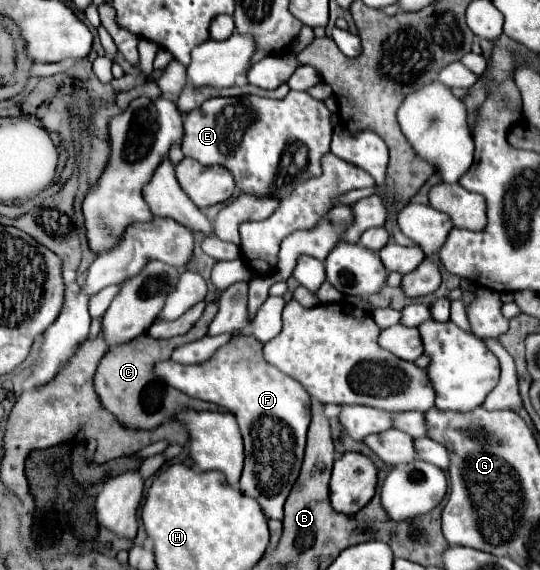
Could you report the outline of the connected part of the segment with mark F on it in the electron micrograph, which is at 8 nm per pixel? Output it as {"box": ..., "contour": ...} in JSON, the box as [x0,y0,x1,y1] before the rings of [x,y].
{"box":[154,333,312,519],"contour":[[[252,333],[234,337],[202,363],[180,365],[174,361],[162,361],[154,365],[154,377],[188,397],[220,405],[236,417],[246,455],[240,491],[256,499],[266,517],[282,519],[284,501],[300,473],[306,431],[310,425],[312,403],[302,385],[284,373],[278,373],[278,369],[264,361],[262,343]]]}

